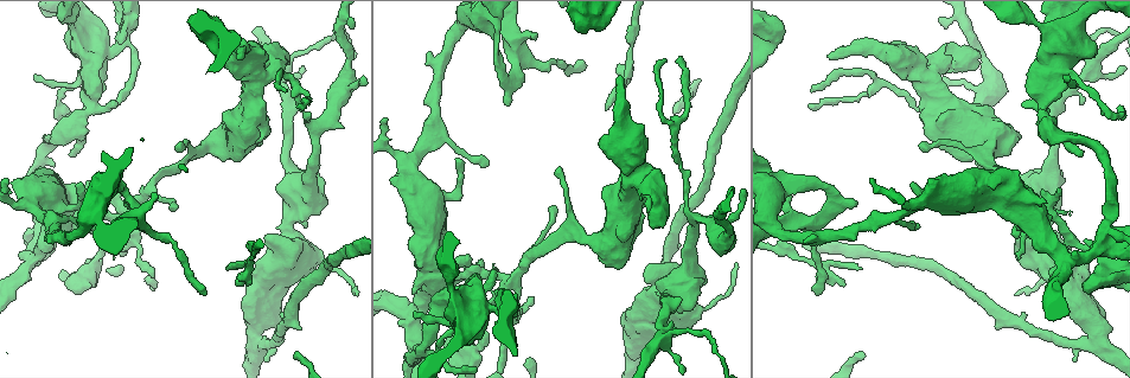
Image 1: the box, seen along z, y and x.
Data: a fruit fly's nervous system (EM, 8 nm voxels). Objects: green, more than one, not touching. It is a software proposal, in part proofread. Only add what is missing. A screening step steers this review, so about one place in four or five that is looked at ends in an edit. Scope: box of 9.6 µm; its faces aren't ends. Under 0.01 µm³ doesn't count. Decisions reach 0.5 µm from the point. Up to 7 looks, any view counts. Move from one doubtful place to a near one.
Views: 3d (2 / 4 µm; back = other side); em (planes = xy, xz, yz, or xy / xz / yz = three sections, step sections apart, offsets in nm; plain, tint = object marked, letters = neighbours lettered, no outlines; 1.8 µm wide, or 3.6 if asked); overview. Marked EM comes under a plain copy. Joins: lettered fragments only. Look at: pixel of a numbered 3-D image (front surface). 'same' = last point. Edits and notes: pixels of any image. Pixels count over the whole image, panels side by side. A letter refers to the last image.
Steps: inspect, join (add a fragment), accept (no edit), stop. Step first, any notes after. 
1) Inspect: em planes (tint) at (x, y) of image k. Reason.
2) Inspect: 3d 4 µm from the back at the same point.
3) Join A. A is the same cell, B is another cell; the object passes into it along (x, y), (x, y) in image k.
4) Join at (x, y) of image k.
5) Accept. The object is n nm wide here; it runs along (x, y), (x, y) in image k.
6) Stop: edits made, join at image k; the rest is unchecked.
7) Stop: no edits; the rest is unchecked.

Inspect: 3d 2 µm at (70, 150) of image 1. An open end.

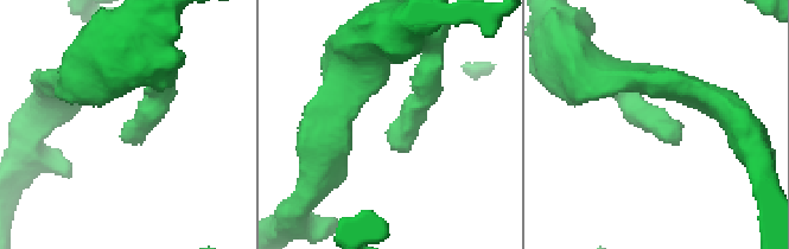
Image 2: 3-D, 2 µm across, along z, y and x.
Inspect: em planes (letters) at (131, 128) of image 2.

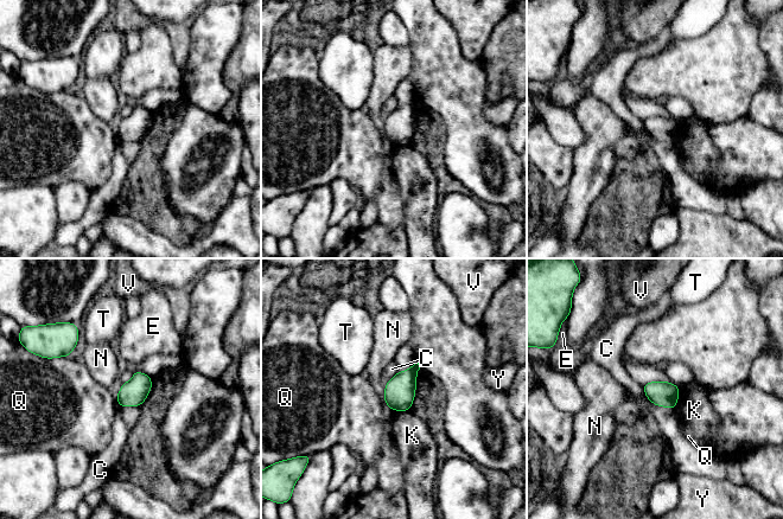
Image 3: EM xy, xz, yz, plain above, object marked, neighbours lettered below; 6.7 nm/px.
Accept. C, E, K, N, Q, T, V and Y are other cells; a border runs along (641, 385), (644, 395), (650, 401) in image 3; no lettered fragment goes on from it.

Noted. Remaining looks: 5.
Inspect: em yz step 4 (tint) at (487, 333) of image 1. Free end.

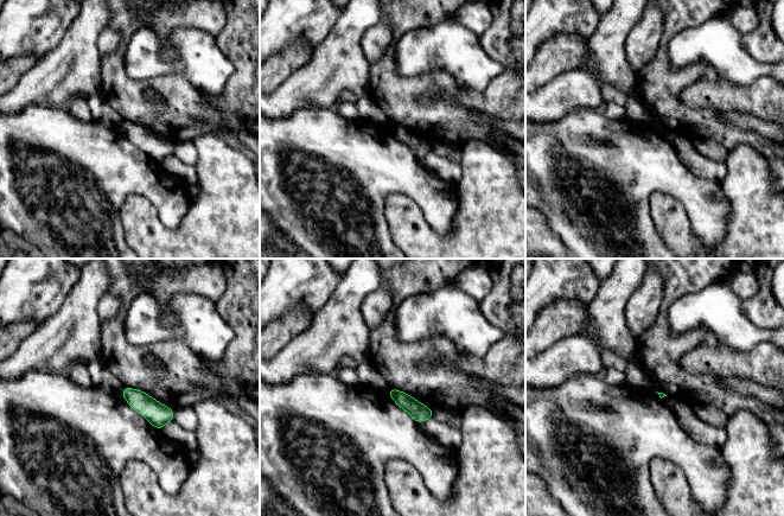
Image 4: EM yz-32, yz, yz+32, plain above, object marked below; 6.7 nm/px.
Inspect: em planes (letters) at the same point. Cut it another way.

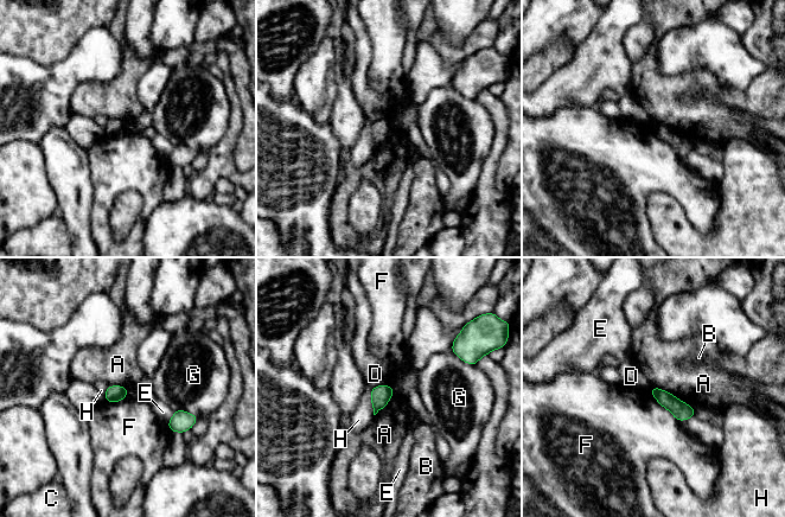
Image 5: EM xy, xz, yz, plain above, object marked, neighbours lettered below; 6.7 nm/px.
Accept. The longest contact is with A, 320 nm; A, B, C, D, E, F, G and H are other cells; a border runs along (652, 385), (671, 393), (693, 408) in image 5; no lettered fragment goes on from it.

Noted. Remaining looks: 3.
Inspect: em xy step 4 (tint) at (239, 283) of image 1. Branch stops here.

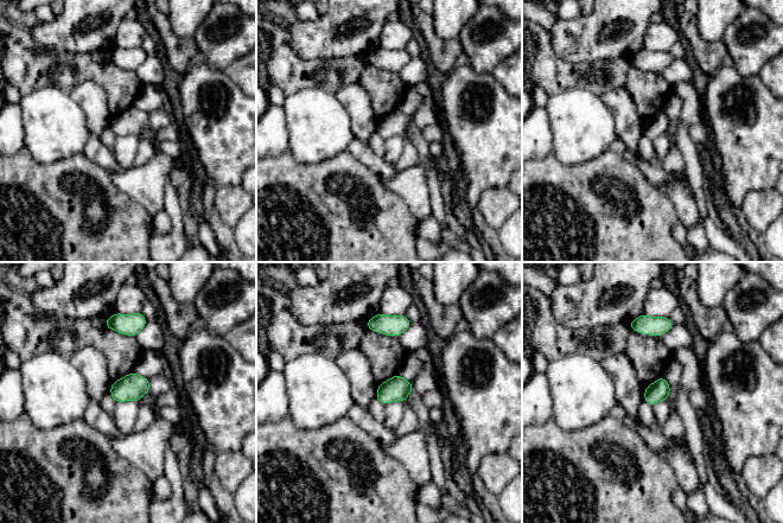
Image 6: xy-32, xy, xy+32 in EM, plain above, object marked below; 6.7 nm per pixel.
Inspect: em planes (letters) at the same point. Another direction.

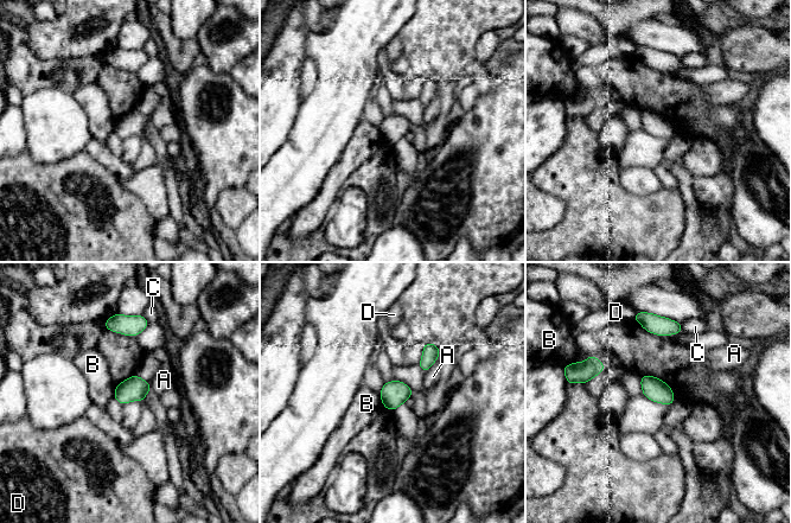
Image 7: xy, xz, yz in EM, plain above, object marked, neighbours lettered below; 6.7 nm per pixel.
Accept. The object is 160 nm wide here; the longest contact is with A, 160 nm; A, B, C and D are other cells; no lettered fragment goes on from it.

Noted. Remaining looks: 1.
Stop: no edits; the rest is unchecked.

